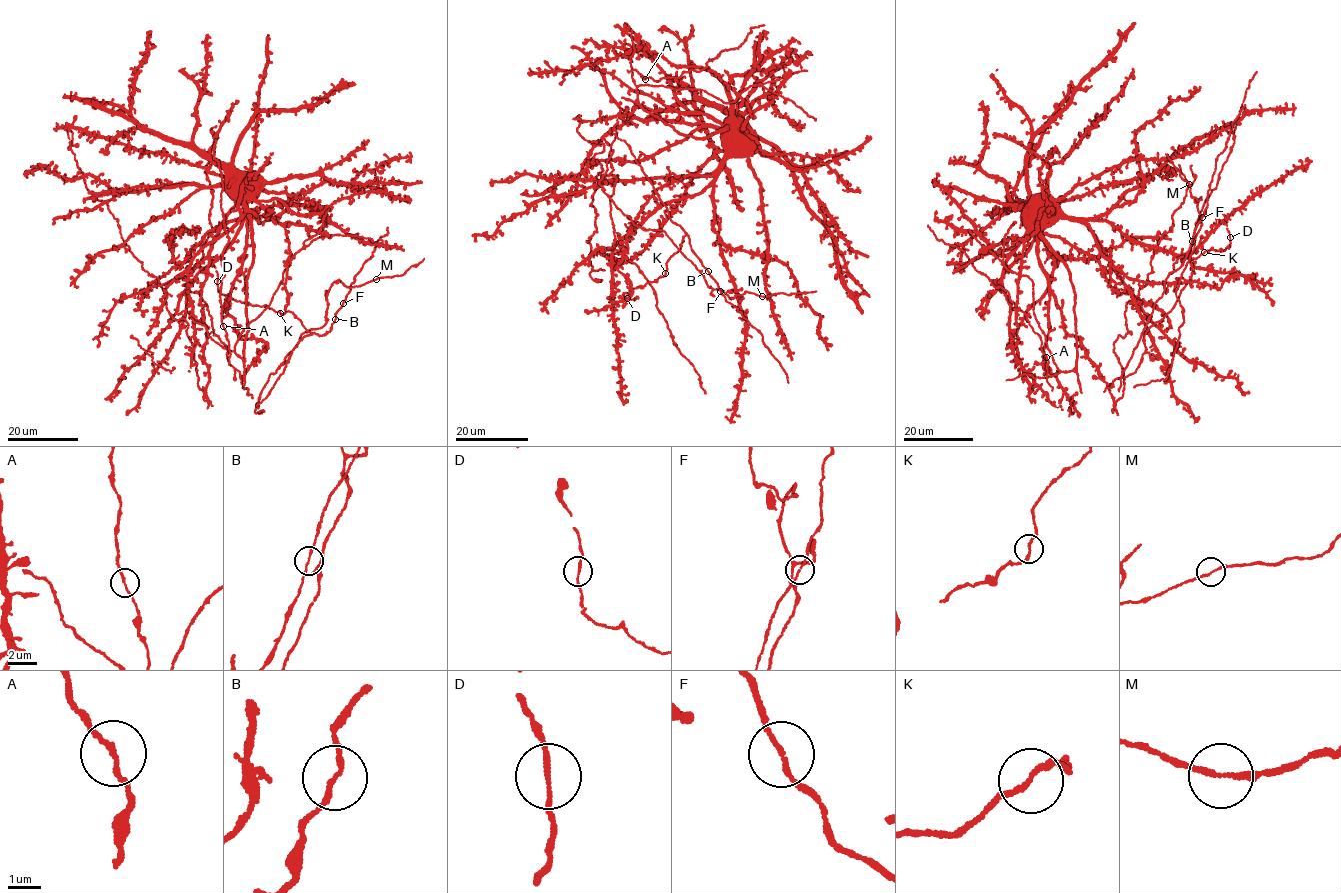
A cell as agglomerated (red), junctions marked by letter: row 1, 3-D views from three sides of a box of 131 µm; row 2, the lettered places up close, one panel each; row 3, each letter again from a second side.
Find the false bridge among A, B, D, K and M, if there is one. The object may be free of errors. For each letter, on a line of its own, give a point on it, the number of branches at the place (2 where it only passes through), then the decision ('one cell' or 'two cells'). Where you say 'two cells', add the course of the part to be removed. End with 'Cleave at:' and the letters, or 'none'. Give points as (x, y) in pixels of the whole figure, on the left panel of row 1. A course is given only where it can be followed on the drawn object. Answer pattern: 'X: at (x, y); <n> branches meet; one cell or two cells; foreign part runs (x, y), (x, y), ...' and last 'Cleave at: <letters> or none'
A: at (223, 326); 2 branches meet; one cell
B: at (335, 319); 2 branches meet; one cell
D: at (217, 281); 2 branches meet; one cell
K: at (280, 313); 2 branches meet; one cell
M: at (376, 279); 2 branches meet; one cell
Cleave at: none

